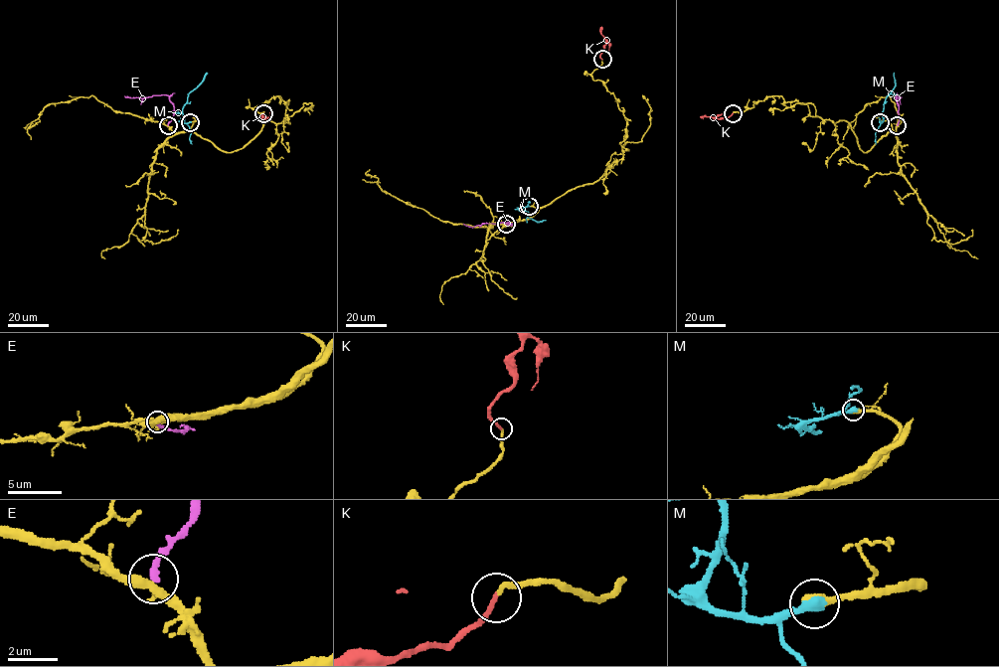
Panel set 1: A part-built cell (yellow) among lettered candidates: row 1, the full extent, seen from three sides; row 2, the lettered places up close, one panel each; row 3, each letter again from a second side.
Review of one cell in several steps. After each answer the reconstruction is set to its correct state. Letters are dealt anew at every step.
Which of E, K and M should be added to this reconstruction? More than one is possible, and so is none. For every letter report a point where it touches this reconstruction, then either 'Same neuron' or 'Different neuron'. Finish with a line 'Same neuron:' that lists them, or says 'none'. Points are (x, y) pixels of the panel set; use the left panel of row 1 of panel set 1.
E: Touches yellow at (168, 125). Different neuron
K: Touches yellow at (263, 113). Same neuron
M: Touches yellow at (190, 122). Same neuron
Same neuron: K, M

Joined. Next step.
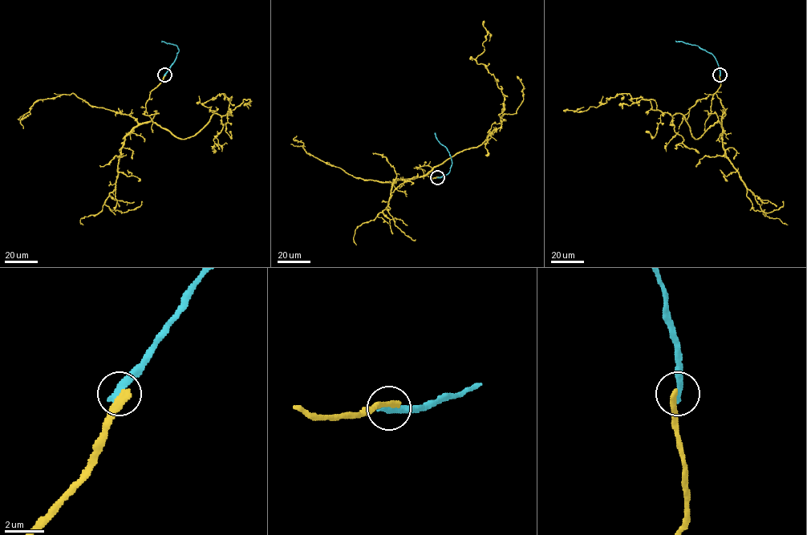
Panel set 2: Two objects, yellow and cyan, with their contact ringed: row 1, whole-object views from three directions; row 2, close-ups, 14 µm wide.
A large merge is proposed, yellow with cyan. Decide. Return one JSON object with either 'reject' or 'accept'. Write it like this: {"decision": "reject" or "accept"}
{"decision": "reject"}

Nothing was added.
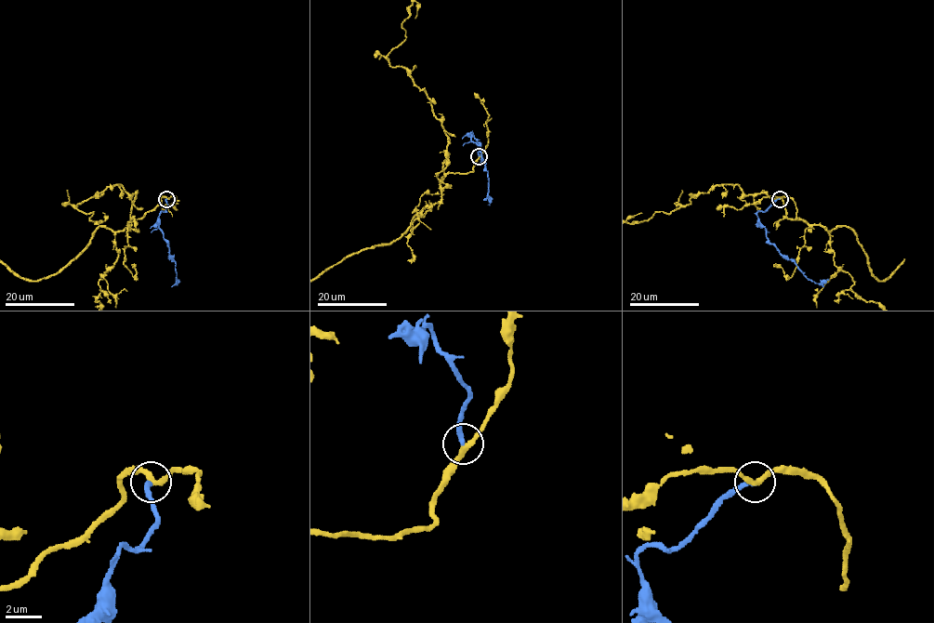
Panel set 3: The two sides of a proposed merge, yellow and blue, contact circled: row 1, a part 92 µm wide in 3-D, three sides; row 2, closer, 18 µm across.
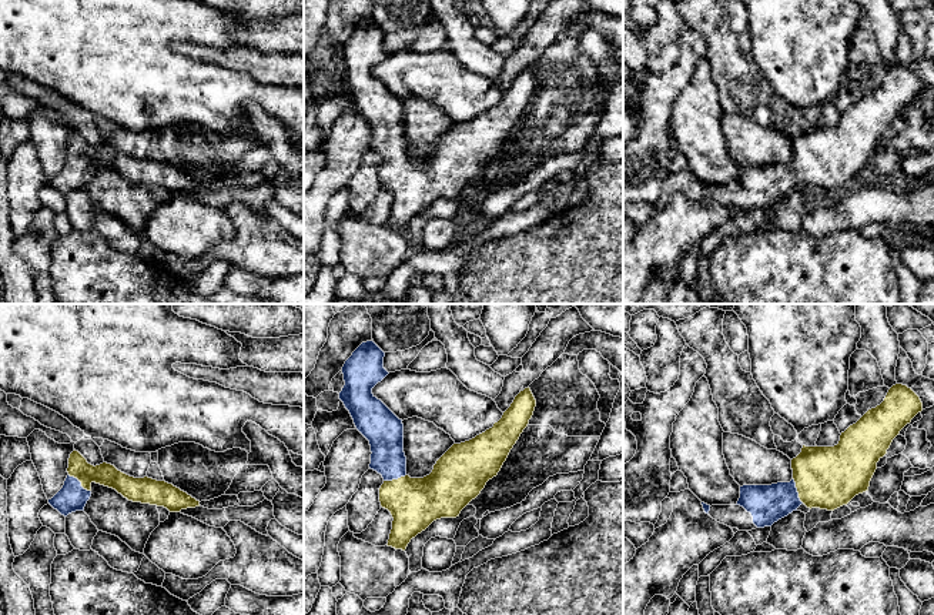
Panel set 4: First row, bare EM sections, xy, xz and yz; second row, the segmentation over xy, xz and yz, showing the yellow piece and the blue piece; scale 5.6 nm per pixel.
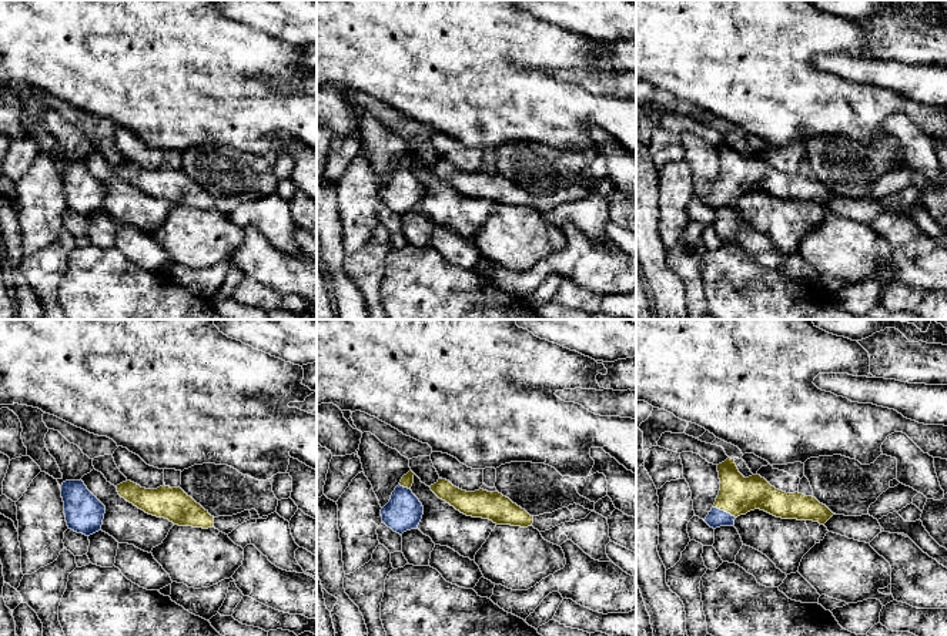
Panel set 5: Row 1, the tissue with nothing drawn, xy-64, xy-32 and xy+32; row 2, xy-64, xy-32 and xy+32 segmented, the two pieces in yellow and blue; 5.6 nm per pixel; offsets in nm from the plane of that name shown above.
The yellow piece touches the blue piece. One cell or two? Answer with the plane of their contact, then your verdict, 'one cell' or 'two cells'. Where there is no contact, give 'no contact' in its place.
xy | one cell

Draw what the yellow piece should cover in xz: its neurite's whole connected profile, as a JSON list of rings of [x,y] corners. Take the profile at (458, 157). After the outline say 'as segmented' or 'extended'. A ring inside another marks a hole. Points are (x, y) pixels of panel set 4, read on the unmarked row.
[[[374,21],[362,23],[342,47],[345,66],[339,73],[339,80],[349,91],[356,110],[369,121],[372,133],[369,148],[384,158],[379,183],[394,198],[386,225],[405,231],[411,220],[433,201],[459,197],[461,191],[481,174],[486,163],[498,156],[510,130],[528,107],[536,80],[530,68],[525,68],[492,108],[469,121],[453,124],[436,141],[429,156],[411,158],[406,154],[402,100],[372,74],[372,68],[389,54],[384,49],[384,37],[385,33]]] | extended

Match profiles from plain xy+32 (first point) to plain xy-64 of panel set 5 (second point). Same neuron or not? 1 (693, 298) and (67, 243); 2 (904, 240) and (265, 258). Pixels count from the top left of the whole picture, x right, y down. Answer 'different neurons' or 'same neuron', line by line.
1: same neuron
2: same neuron

